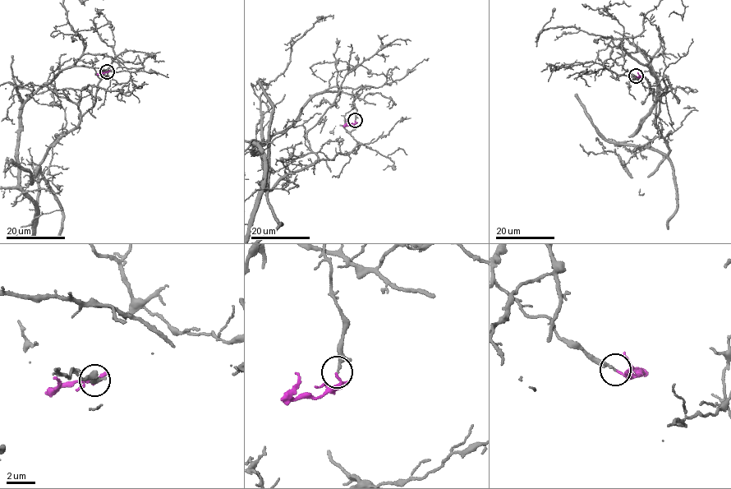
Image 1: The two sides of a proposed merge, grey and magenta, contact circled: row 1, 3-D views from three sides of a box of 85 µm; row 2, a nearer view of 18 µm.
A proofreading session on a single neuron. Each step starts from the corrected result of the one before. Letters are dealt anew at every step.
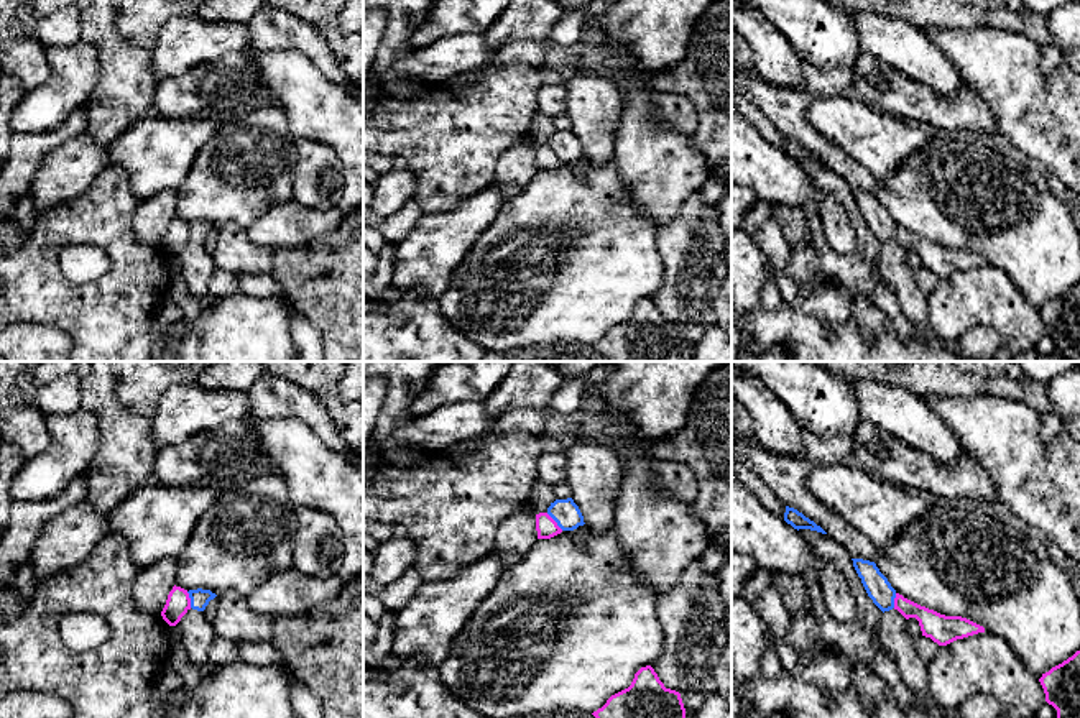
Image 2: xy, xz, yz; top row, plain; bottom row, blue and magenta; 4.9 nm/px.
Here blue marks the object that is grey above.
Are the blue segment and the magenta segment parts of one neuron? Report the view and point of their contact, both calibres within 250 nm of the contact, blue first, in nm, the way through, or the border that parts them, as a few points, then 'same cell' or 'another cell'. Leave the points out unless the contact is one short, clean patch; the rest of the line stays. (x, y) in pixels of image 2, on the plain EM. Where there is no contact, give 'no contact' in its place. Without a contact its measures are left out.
contact xz (554, 151); calibres 140 and 100 nm; border xz (546, 145), (563, 161); another cell

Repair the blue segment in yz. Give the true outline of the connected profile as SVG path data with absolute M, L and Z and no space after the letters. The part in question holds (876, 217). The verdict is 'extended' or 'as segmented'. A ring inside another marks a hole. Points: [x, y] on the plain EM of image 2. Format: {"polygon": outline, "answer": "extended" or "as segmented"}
{"polygon": "M852 191L853 199L873 235L884 245L894 240L896 222L879 204L875 194Z", "answer": "as segmented"}

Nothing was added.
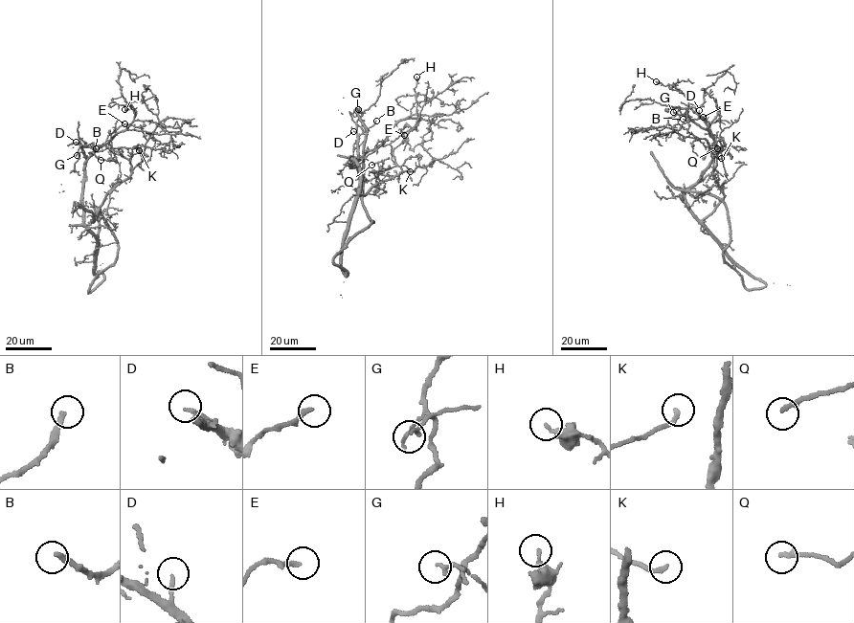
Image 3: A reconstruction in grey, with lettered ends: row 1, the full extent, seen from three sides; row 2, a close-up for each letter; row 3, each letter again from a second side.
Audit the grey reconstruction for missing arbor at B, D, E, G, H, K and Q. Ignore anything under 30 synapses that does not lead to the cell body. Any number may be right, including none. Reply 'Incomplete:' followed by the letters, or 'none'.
Incomplete: B, D, E

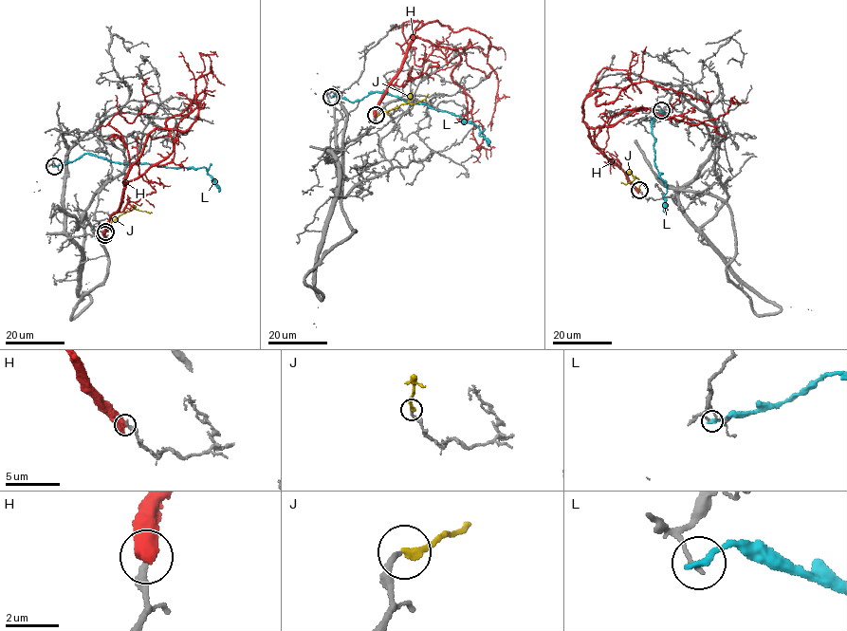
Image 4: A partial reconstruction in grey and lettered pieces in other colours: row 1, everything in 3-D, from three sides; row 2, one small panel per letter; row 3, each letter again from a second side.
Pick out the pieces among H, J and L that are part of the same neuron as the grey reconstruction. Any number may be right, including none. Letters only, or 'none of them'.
J

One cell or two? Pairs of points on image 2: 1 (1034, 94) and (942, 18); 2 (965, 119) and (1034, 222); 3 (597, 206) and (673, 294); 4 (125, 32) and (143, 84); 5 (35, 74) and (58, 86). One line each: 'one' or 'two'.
1: two
2: two
3: two
4: one
5: two

